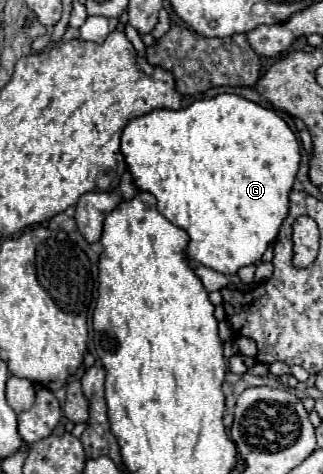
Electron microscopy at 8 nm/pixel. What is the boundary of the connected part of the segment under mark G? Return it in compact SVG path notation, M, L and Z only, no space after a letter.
M223 93L223 95L217 95L213 99L197 99L193 101L189 107L185 109L179 109L179 111L169 111L169 109L157 109L157 111L151 111L143 117L137 117L133 119L125 131L123 131L123 137L121 137L121 151L125 155L125 161L129 165L129 171L135 179L135 185L139 191L149 191L157 197L157 207L161 211L161 215L171 221L173 225L185 229L191 237L191 243L187 247L187 257L195 263L201 263L209 269L215 269L223 275L235 275L239 267L243 265L253 265L255 261L261 259L261 255L265 253L265 249L277 239L279 235L279 227L283 223L283 219L287 217L289 213L289 191L293 187L293 181L297 177L297 171L299 171L299 163L301 163L301 153L299 153L299 141L295 137L295 133L289 129L289 125L275 113L275 111L269 111L249 99L243 99L239 95L229 95L229 93Z

